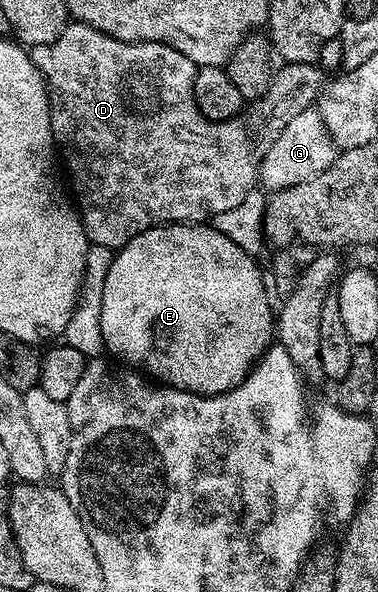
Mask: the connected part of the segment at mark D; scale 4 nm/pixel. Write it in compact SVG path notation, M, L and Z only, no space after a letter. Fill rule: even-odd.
M72 21L58 35L58 39L54 39L49 45L33 45L30 52L32 61L44 77L44 84L48 86L52 139L56 142L62 165L68 168L68 177L72 180L71 192L74 194L74 204L79 212L80 221L84 225L84 233L92 245L101 245L113 251L121 249L130 239L134 239L142 231L155 226L169 223L204 223L222 211L230 211L230 207L238 207L238 203L242 203L242 199L246 199L246 195L257 188L260 164L262 159L266 159L266 151L270 151L270 143L274 143L274 139L282 135L286 123L290 123L294 115L299 115L300 112L315 106L322 88L321 82L316 82L319 77L322 77L319 68L312 65L295 66L291 63L284 63L281 64L281 69L279 66L273 72L270 87L266 87L266 95L262 95L257 101L245 104L240 113L230 119L211 121L202 115L194 99L194 79L198 66L190 59L186 59L182 51L174 51L174 47L166 47L157 41L114 39L94 27L82 24L81 21Z

